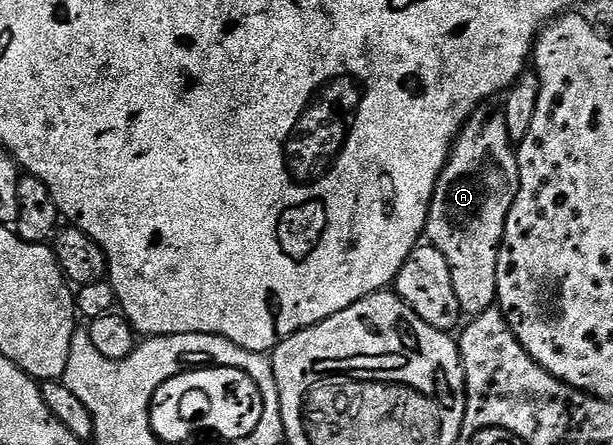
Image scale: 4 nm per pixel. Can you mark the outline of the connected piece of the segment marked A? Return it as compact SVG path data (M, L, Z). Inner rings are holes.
M478 107L475 112L470 115L460 133L457 134L457 140L449 154L449 160L446 161L443 171L437 180L437 186L433 192L433 202L429 204L429 222L425 225L425 233L427 234L428 244L440 251L447 259L449 270L451 271L451 279L455 287L455 295L461 304L462 314L476 315L483 309L494 308L497 300L497 260L499 259L499 251L501 250L501 240L505 234L505 224L507 223L507 215L511 211L511 207L515 203L515 195L519 191L519 163L517 162L517 150L515 142L511 139L511 135L507 131L507 119L504 112L500 108L489 109L490 107Z

